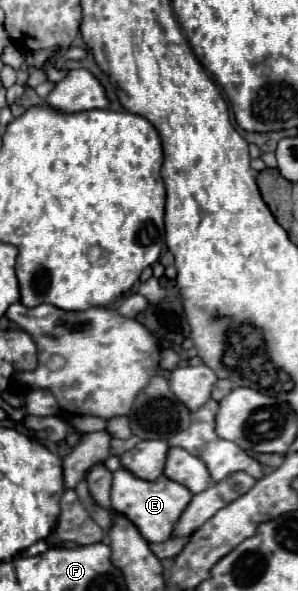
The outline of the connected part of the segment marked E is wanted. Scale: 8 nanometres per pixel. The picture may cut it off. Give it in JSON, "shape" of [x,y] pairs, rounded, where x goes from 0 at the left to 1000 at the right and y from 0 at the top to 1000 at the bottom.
{"shape":[[[399,790],[379,804],[372,858],[386,865],[406,865],[419,875],[433,875],[500,919],[547,919],[581,905],[587,885],[601,882],[607,868],[634,854],[641,841],[648,841],[648,834],[628,824],[614,824],[607,817],[587,817],[574,810],[554,810],[547,804],[520,814],[480,814],[480,810],[460,810],[453,804],[440,804],[433,797],[419,797],[413,790]]]}

